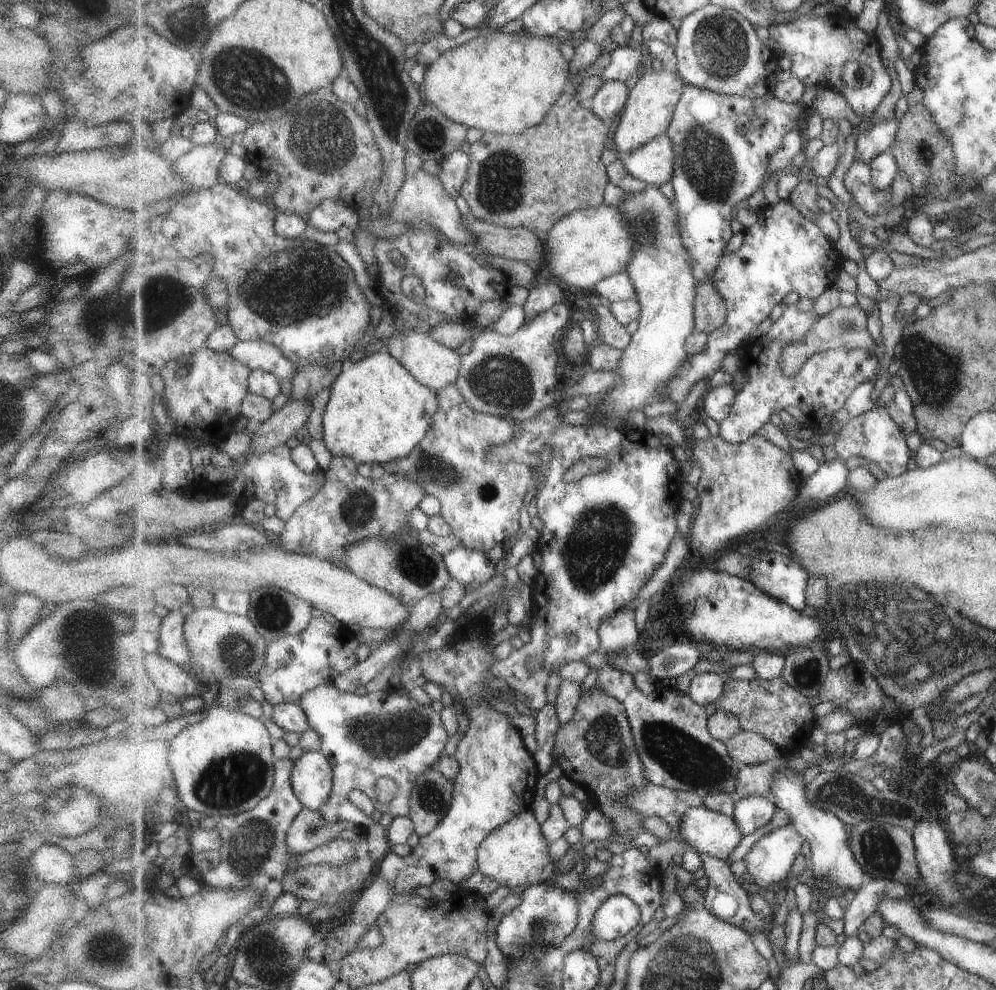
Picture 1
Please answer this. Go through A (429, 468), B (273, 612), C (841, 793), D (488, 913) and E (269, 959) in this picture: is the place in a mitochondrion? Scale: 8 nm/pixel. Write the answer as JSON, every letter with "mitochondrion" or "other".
{"A":"mitochondrion","B":"mitochondrion","C":"mitochondrion","D":"other","E":"mitochondrion"}

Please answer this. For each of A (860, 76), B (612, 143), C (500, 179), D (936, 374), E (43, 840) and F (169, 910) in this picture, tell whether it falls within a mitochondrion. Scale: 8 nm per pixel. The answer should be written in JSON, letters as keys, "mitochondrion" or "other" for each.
{"A":"other","B":"other","C":"mitochondrion","D":"mitochondrion","E":"other","F":"other"}

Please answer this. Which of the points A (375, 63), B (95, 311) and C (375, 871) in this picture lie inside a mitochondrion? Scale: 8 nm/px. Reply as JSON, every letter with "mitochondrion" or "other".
{"A":"mitochondrion","B":"mitochondrion","C":"other"}

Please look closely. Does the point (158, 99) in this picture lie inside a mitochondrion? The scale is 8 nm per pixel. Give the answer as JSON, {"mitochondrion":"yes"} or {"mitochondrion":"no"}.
{"mitochondrion":"no"}

